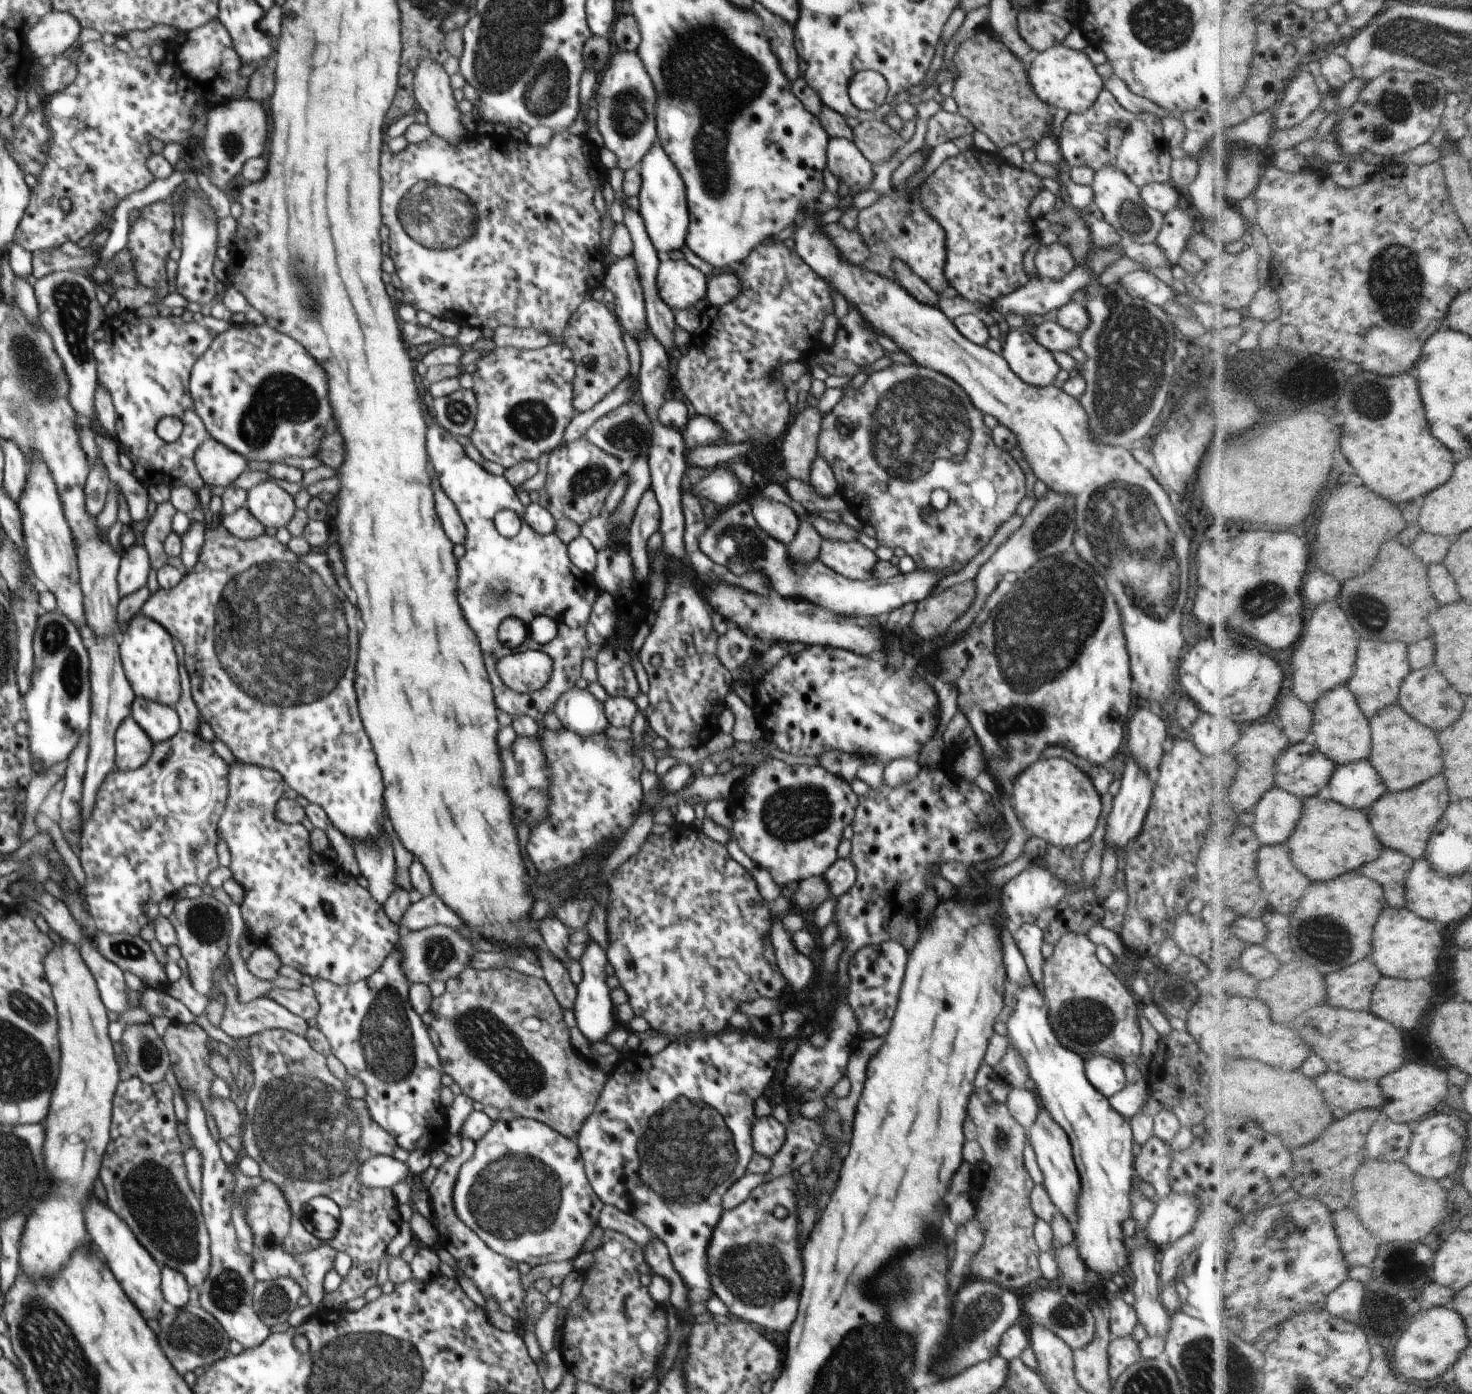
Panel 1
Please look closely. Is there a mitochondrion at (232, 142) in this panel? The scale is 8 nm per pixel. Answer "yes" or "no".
yes

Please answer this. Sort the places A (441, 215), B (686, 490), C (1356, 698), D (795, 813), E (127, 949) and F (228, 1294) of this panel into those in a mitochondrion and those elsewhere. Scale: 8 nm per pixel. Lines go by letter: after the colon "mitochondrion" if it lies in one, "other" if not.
A: mitochondrion
B: other
C: other
D: mitochondrion
E: mitochondrion
F: mitochondrion

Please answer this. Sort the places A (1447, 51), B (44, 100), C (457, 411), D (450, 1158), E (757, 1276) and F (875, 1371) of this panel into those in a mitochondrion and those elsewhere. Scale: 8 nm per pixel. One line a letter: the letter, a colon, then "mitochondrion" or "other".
A: mitochondrion
B: other
C: mitochondrion
D: other
E: mitochondrion
F: mitochondrion

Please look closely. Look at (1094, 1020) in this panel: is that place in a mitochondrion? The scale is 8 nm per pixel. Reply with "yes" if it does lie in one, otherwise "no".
yes

